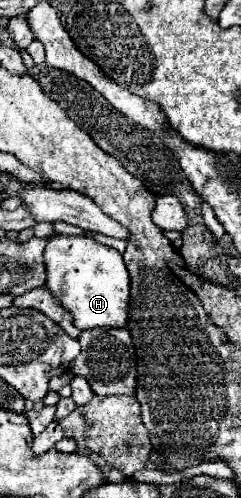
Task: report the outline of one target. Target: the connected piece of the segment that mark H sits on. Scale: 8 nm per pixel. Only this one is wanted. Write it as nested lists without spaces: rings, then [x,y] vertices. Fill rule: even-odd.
[[[56,235],[48,241],[46,251],[48,289],[58,301],[74,315],[78,329],[94,327],[126,327],[128,325],[128,299],[130,299],[130,275],[122,255],[90,237]]]

